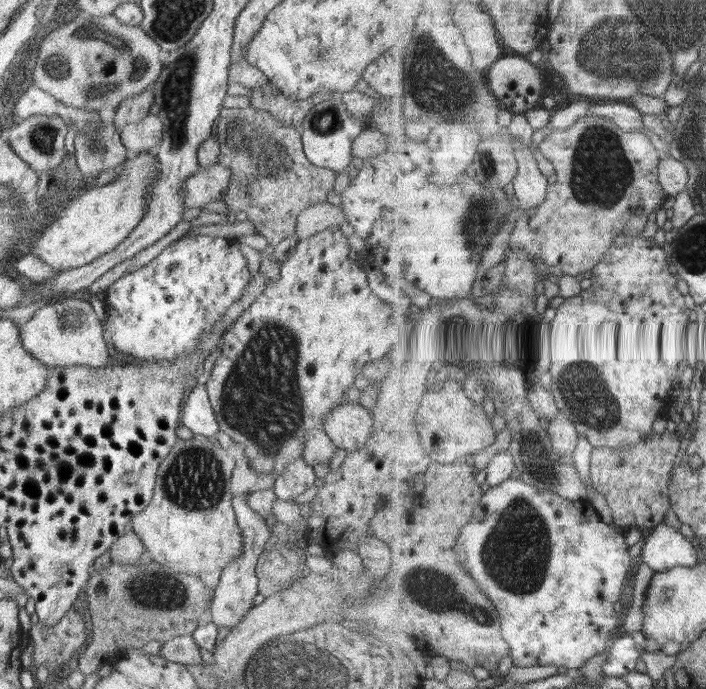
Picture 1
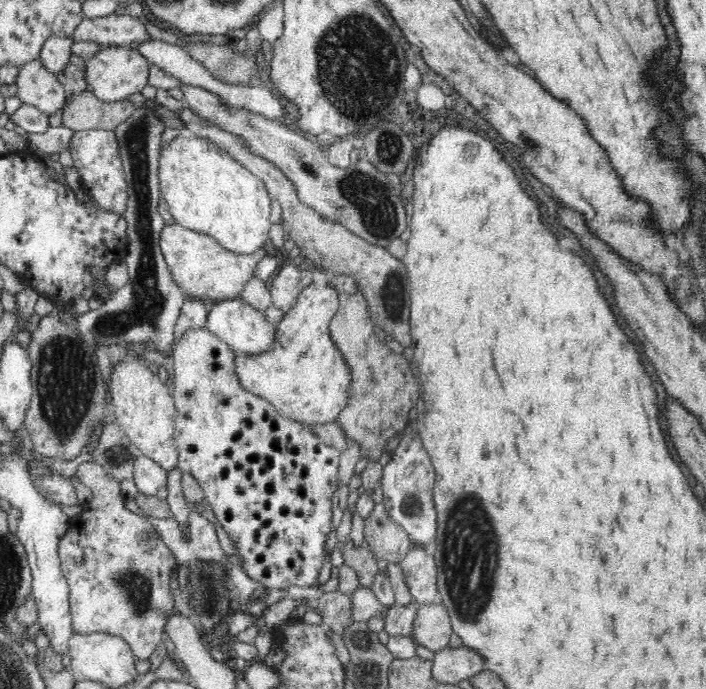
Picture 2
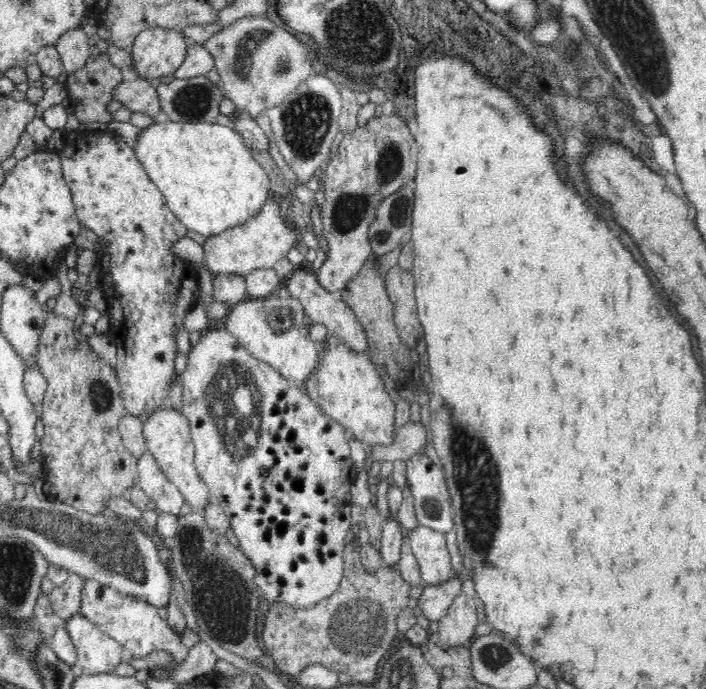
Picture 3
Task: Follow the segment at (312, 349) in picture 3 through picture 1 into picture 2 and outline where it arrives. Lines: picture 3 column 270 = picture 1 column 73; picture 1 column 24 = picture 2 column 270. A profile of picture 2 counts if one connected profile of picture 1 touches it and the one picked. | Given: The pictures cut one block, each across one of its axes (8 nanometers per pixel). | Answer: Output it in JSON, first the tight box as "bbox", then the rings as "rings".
{"bbox":[206,298,276,355],"rings":[[[242,298],[218,301],[206,318],[206,327],[218,335],[230,349],[239,354],[256,355],[270,350],[276,342],[276,325],[266,320],[263,311],[250,306]]]}

